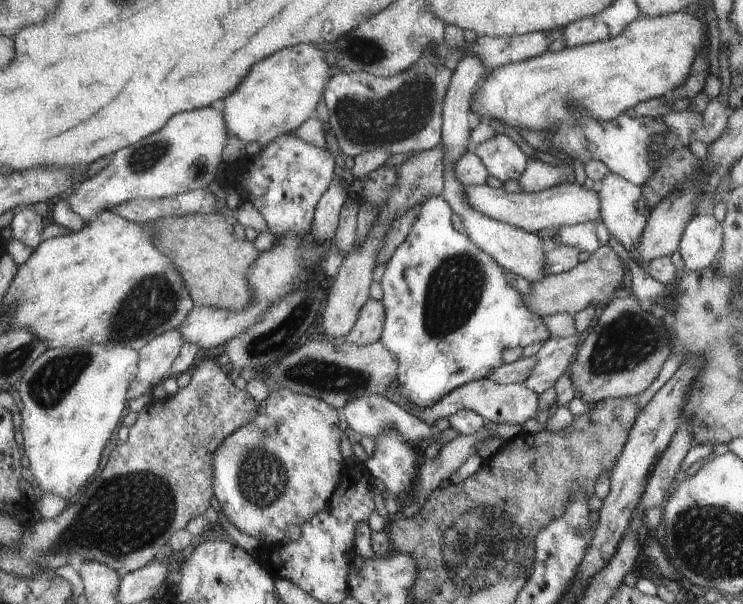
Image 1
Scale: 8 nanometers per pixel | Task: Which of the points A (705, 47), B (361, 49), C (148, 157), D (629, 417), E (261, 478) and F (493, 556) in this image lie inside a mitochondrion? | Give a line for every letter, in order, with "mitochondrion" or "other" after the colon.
A: other
B: mitochondrion
C: mitochondrion
D: other
E: mitochondrion
F: mitochondrion

